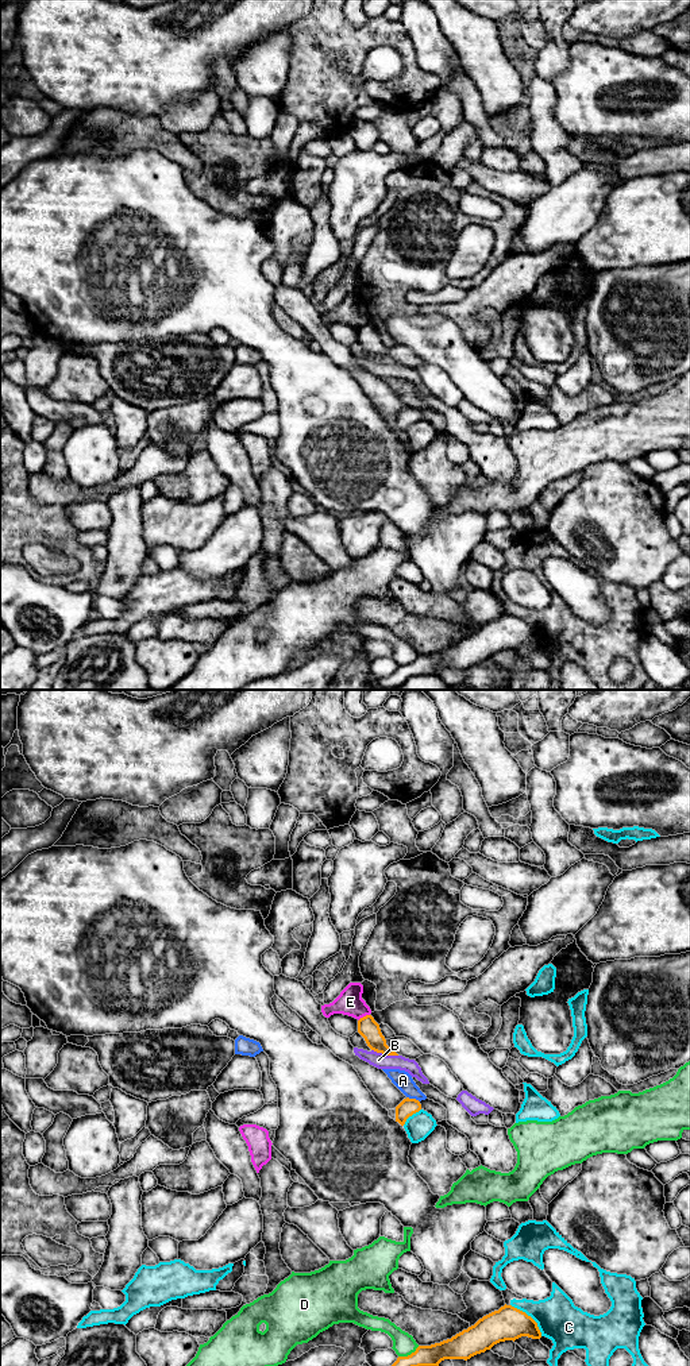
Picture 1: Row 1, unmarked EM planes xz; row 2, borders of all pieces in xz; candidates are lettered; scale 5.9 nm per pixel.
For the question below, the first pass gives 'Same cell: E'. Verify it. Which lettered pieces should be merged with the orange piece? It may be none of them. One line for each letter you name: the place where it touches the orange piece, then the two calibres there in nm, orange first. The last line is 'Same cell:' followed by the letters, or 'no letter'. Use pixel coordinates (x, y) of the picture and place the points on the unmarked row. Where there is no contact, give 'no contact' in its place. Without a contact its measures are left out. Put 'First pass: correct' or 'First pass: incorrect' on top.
First pass: incorrect
Same cell: no letter

